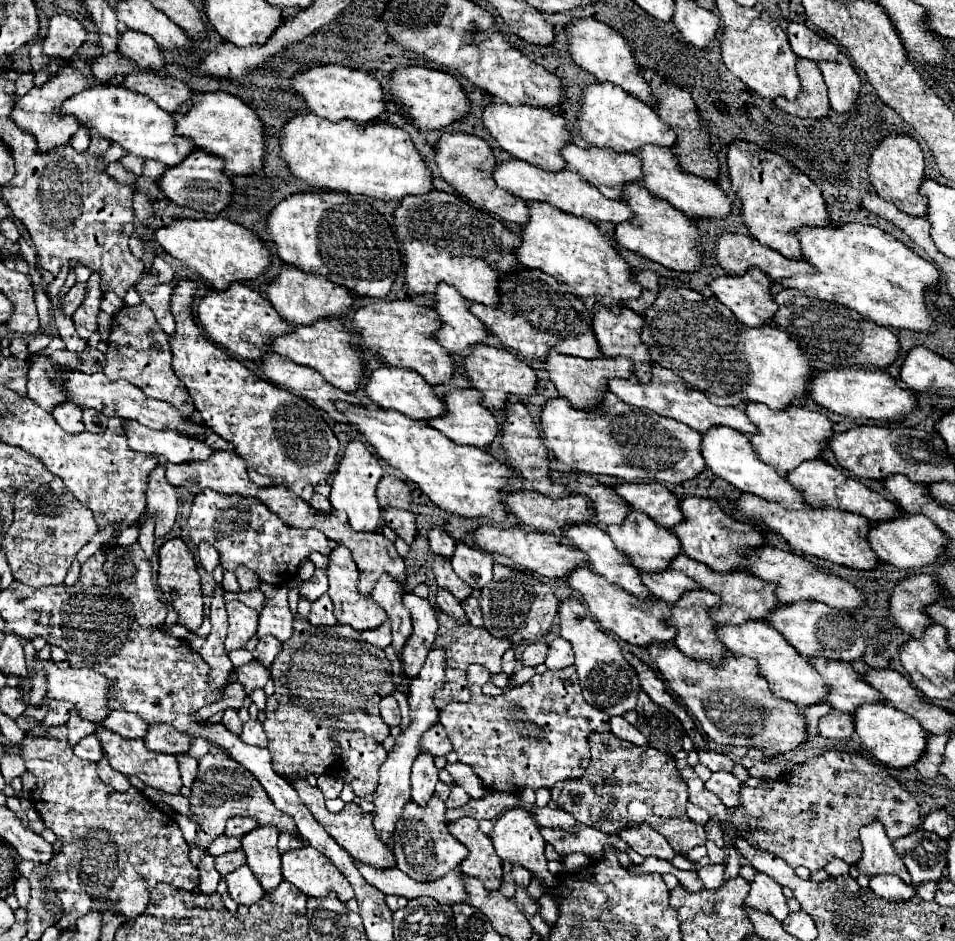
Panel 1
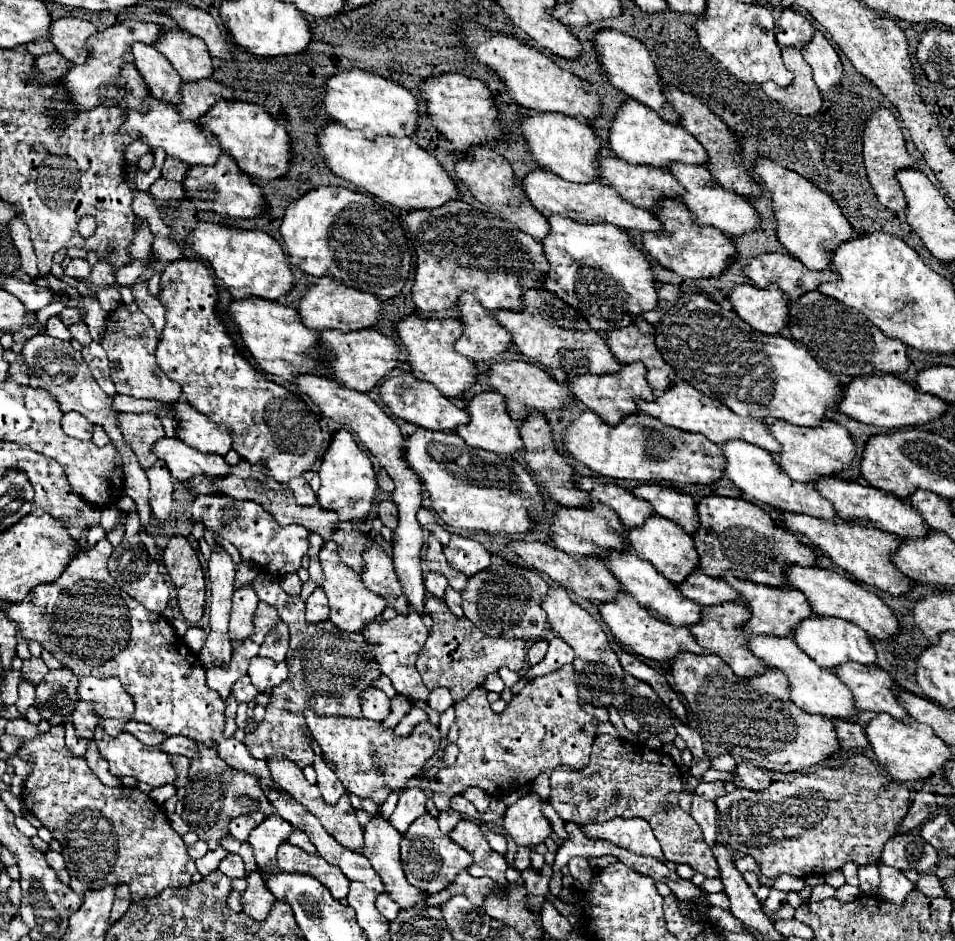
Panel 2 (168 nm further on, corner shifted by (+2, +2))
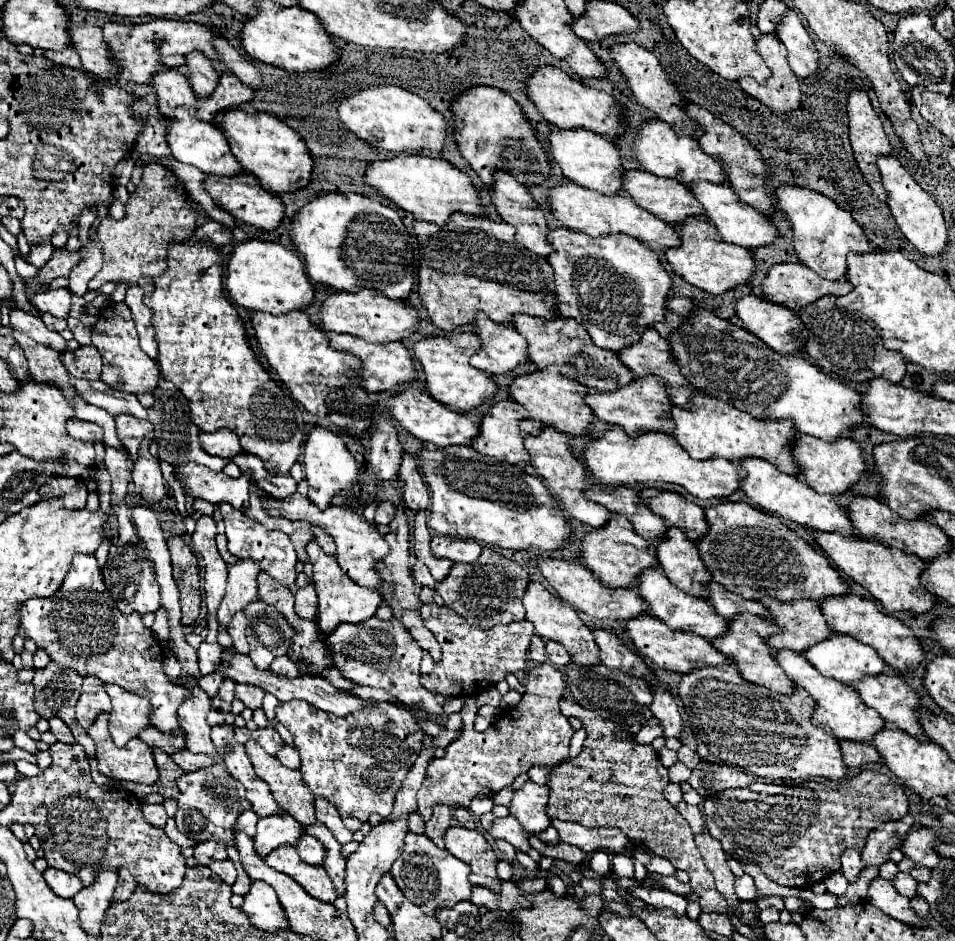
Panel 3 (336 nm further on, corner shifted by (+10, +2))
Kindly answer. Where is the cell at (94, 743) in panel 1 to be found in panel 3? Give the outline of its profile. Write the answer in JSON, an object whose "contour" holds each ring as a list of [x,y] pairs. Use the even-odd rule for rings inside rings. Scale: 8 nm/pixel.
{"contour":[[[50,718],[50,732],[64,744],[72,744],[74,738],[72,738],[72,732],[68,730],[68,726],[64,726],[64,722],[60,722],[60,718]]]}

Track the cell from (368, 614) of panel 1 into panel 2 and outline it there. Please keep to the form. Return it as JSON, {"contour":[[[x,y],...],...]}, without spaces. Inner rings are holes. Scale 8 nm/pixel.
{"contour":[[[324,542],[318,558],[320,558],[322,570],[324,570],[322,590],[324,590],[324,594],[328,596],[330,622],[332,622],[334,626],[338,626],[338,628],[344,630],[344,632],[360,632],[366,620],[378,618],[378,616],[384,612],[386,600],[380,598],[380,596],[376,596],[374,592],[370,592],[370,590],[362,584],[362,578],[360,578],[352,568],[344,566],[344,564],[340,562],[334,542]]]}

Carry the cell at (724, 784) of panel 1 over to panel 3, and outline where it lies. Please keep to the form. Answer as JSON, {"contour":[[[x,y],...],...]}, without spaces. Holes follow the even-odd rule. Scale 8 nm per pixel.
{"contour":[[[684,782],[682,784],[682,792],[684,792],[684,802],[686,804],[694,804],[694,806],[700,806],[702,802],[704,802],[704,798],[688,784],[688,782]]]}

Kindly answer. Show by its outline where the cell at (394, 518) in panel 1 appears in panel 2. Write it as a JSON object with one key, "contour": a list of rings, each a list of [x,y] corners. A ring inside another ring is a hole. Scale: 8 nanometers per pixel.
{"contour":[[[388,498],[388,500],[382,500],[382,502],[378,504],[378,518],[380,518],[382,524],[388,526],[390,530],[396,528],[396,524],[398,524],[398,508],[396,508],[396,504],[394,504],[390,498]]]}

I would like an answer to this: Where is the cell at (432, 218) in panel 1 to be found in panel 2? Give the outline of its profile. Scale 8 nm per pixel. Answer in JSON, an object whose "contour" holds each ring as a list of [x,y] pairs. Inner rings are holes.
{"contour":[[[454,200],[436,210],[414,210],[406,216],[406,224],[418,256],[412,298],[420,310],[454,308],[458,296],[470,292],[490,312],[520,312],[526,290],[544,288],[548,262],[542,244],[492,212],[480,212],[462,200]]]}

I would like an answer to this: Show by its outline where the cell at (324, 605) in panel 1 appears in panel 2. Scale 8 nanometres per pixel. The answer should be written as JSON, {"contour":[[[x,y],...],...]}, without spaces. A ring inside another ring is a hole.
{"contour":[[[316,588],[306,600],[306,620],[308,622],[322,622],[322,620],[328,620],[328,614],[330,614],[328,598],[322,588]]]}

